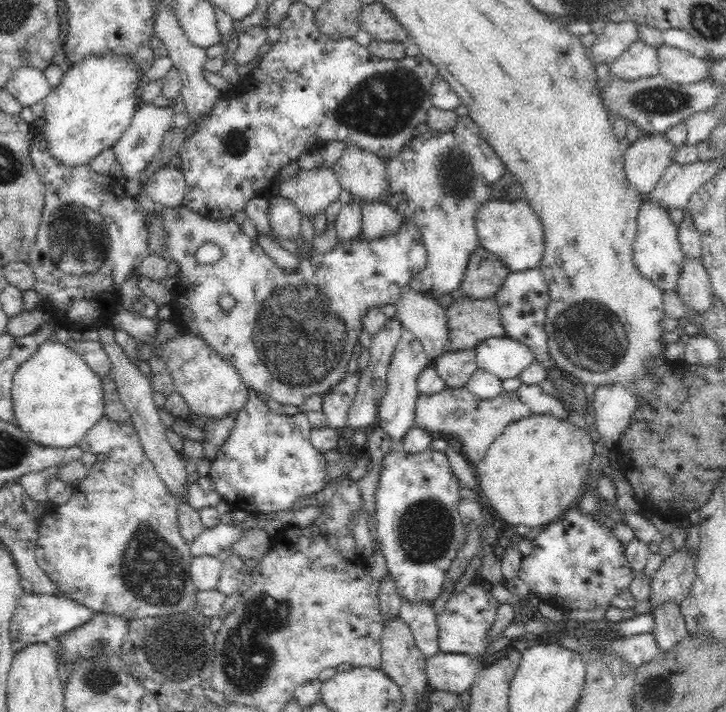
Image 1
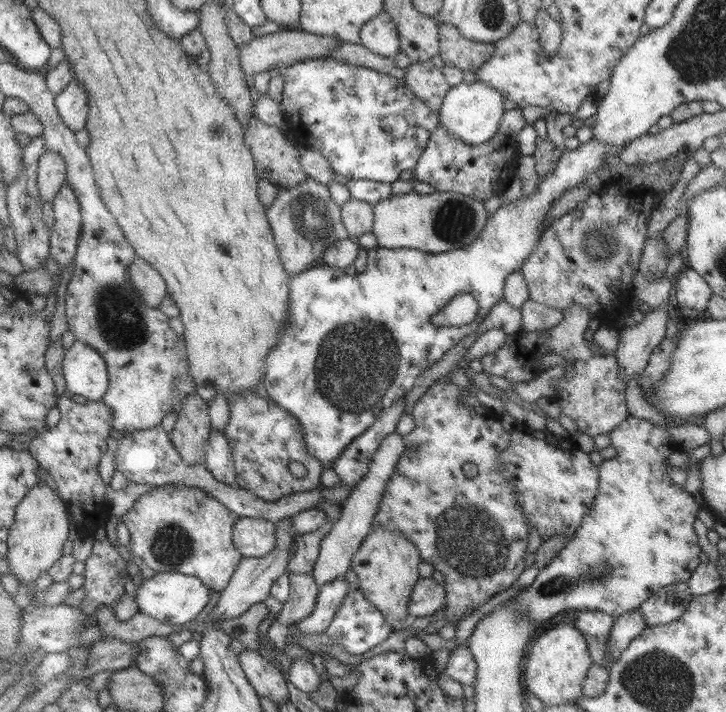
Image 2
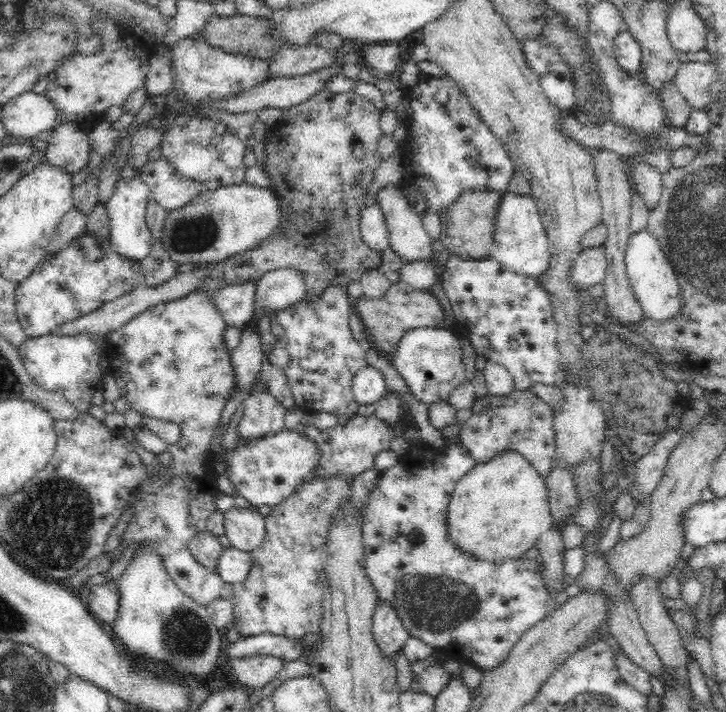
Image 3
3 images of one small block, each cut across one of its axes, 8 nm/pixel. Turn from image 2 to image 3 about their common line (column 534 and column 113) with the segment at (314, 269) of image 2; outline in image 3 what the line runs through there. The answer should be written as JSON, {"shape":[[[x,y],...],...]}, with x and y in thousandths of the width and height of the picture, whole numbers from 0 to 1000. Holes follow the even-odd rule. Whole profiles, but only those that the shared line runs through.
{"shape":[[[189,242],[182,250],[167,249],[157,272],[145,284],[152,305],[152,343],[161,357],[171,362],[193,367],[204,360],[209,348],[209,327],[200,305],[207,272],[205,261]]]}

